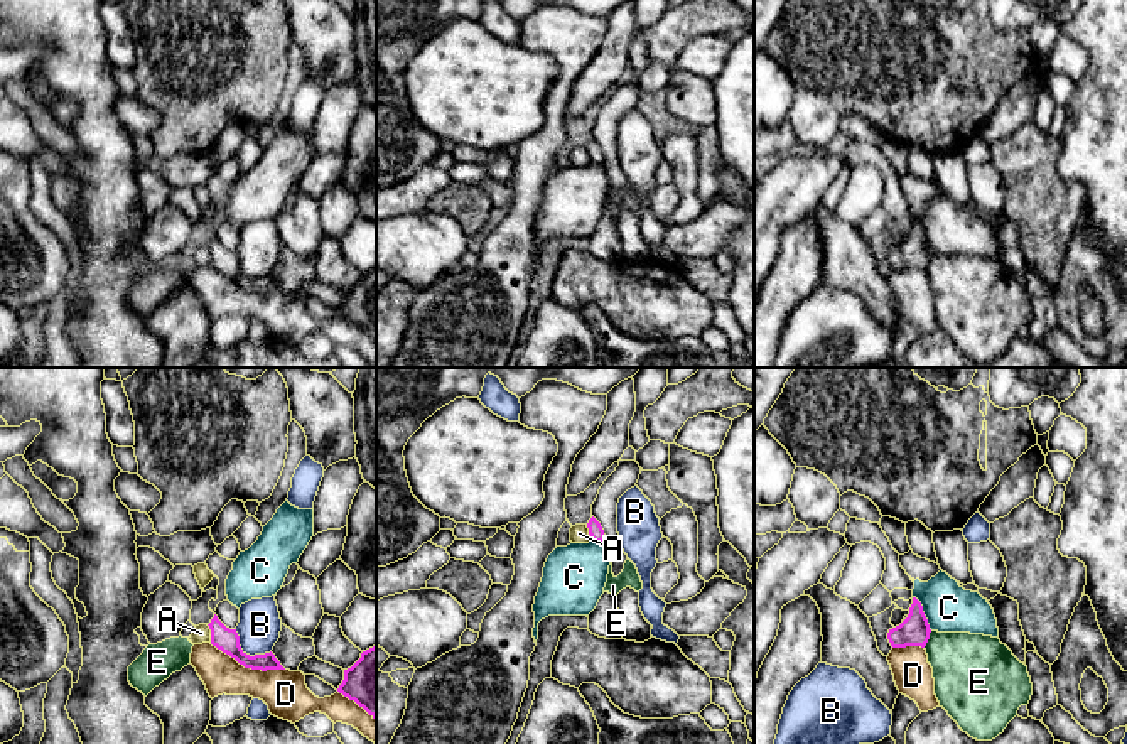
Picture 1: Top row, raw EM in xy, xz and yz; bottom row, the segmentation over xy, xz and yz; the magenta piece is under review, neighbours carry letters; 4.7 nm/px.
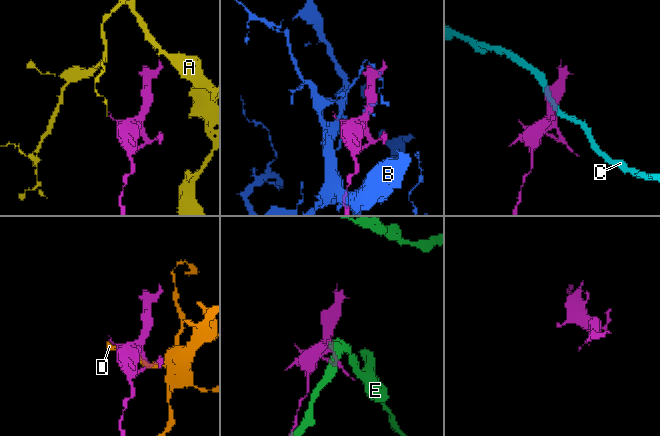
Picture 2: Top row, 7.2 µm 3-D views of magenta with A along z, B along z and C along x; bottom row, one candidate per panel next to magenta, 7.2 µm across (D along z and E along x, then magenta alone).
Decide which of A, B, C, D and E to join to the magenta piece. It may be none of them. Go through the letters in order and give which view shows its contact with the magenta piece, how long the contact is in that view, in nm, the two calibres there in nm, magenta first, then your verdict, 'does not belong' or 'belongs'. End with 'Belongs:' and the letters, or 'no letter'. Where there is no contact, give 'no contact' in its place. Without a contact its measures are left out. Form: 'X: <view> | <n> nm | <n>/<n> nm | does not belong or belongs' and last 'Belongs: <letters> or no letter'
A: xy | 90 nm | 120/80 nm | does not belong
B: xy | 200 nm | 120/200 nm | does not belong
C: yz | 190 nm | 140/240 nm | does not belong
D: xy | 380 nm | 120/200 nm | does not belong
E: yz | 90 nm | 140/340 nm | does not belong
Belongs: no letter

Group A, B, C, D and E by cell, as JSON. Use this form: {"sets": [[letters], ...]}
{"sets": [["A"], ["B"], ["C"], ["D"], ["E"]]}

